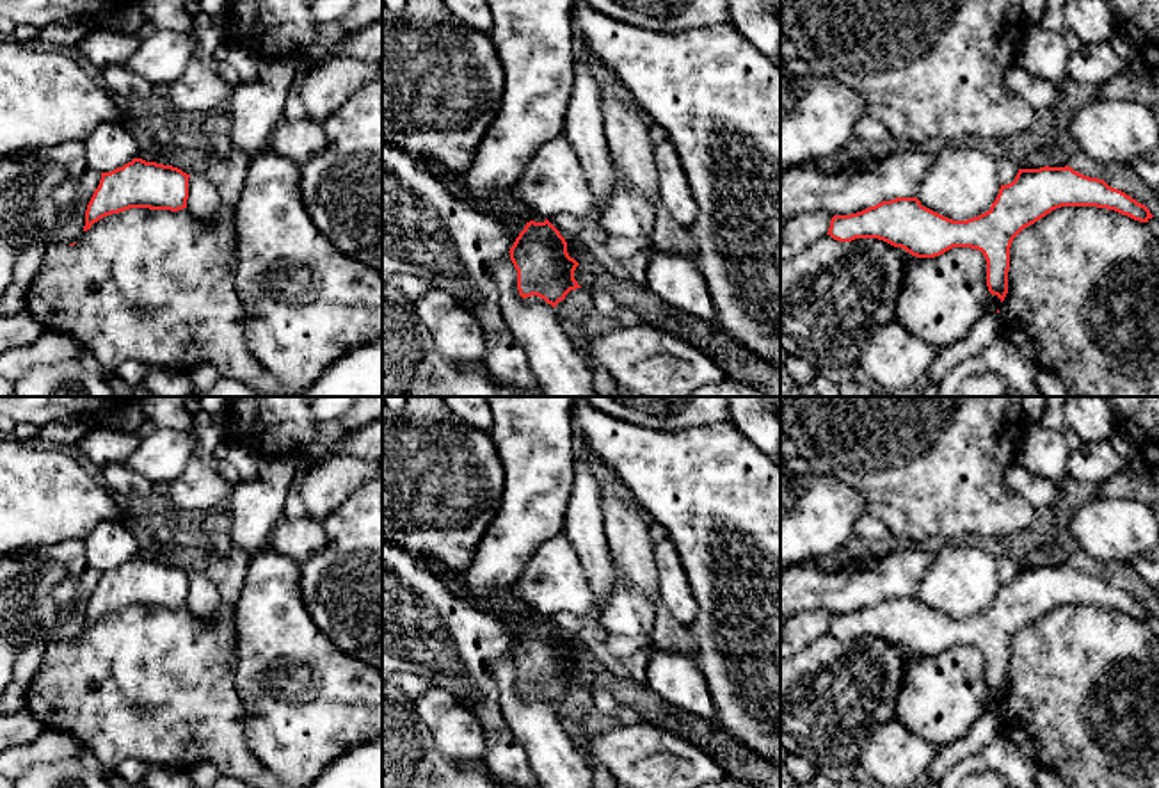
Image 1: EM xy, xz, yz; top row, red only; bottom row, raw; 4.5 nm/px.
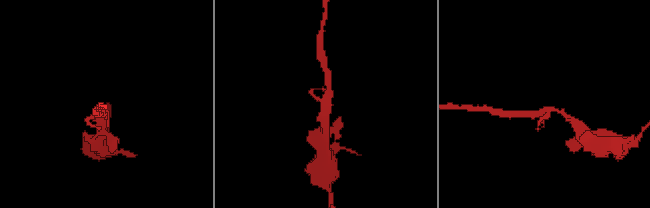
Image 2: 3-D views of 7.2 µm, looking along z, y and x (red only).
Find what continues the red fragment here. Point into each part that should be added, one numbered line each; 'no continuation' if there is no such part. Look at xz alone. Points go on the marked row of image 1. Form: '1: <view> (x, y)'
no continuation

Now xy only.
no continuation

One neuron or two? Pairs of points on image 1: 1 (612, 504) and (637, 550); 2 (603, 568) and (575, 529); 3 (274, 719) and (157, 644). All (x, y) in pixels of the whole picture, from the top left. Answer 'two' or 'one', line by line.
1: one
2: one
3: two

